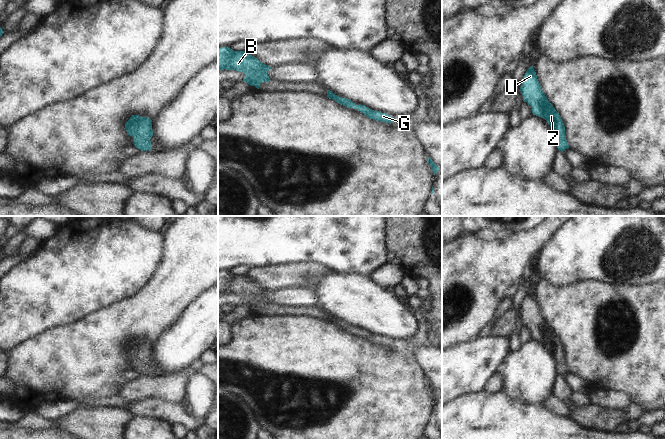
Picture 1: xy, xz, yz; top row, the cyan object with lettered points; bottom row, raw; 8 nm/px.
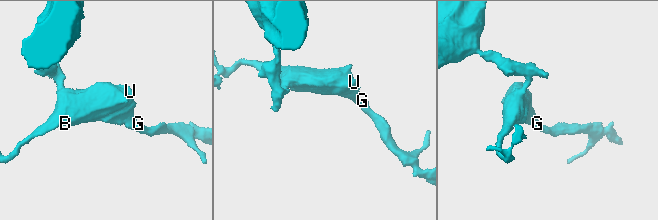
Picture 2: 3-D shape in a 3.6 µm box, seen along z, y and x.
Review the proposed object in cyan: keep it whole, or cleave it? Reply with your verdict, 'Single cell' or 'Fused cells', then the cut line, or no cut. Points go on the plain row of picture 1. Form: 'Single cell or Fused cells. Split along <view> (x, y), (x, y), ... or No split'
Single cell. No split.

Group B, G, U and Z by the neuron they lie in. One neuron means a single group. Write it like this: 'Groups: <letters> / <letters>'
Groups: B G U Z

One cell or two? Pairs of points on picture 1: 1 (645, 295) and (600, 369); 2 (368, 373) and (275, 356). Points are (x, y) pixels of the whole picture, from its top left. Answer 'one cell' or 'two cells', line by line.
1: one cell
2: one cell

